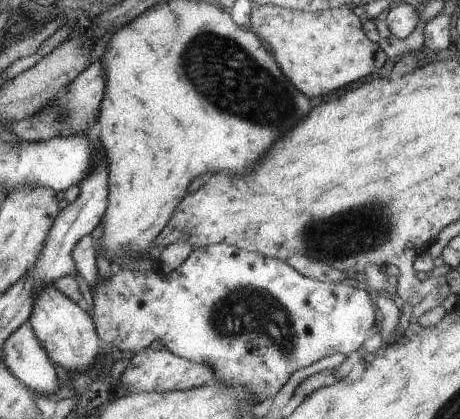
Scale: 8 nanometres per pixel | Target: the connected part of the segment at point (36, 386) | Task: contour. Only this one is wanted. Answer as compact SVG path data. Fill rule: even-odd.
M28 321L21 324L4 341L1 359L6 368L29 389L55 398L55 392L60 388L56 375L58 372Z

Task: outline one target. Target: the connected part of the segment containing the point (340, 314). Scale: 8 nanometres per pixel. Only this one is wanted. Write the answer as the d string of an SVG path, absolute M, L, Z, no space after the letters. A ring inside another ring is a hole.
M226 243L213 244L204 248L195 248L190 252L190 256L170 273L170 276L162 278L162 273L157 268L148 270L127 270L113 266L112 274L109 279L104 279L98 274L98 280L94 282L92 292L93 312L92 320L94 321L96 332L100 334L100 340L106 342L106 324L108 324L108 342L110 346L116 346L126 355L134 354L143 348L148 348L154 340L163 344L163 349L176 354L184 360L196 362L196 364L206 364L214 370L214 376L218 382L224 384L234 384L234 386L246 386L252 396L256 396L258 403L263 402L266 398L273 398L282 389L282 386L288 382L294 372L305 368L321 360L324 356L332 354L352 355L359 352L362 344L366 341L368 331L372 330L376 322L377 307L370 298L368 292L348 286L348 284L333 282L318 282L302 276L296 272L288 263L280 262L273 258L264 258L260 254L252 254L247 250L240 250L235 246L228 246Z

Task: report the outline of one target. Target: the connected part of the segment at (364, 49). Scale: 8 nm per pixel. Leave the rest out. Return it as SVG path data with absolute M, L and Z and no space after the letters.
M268 4L255 5L249 27L268 43L282 74L309 99L320 98L364 76L372 76L387 60L376 37L365 33L360 18L346 7L308 12Z

